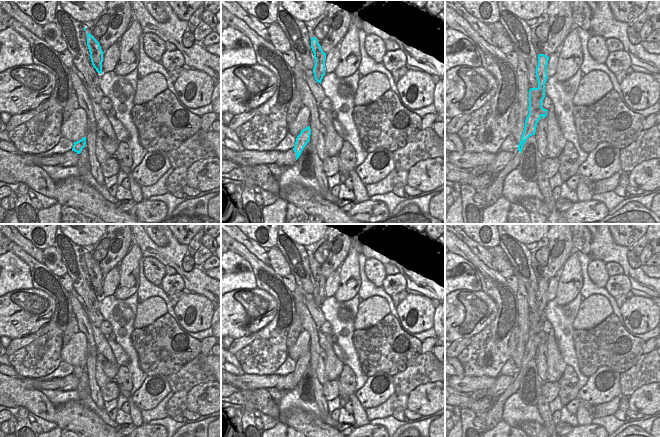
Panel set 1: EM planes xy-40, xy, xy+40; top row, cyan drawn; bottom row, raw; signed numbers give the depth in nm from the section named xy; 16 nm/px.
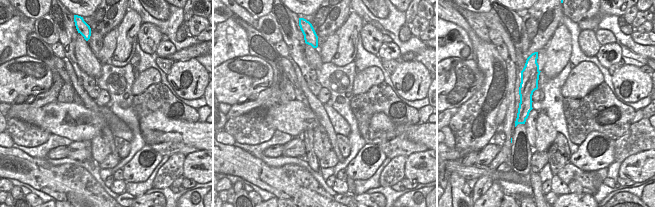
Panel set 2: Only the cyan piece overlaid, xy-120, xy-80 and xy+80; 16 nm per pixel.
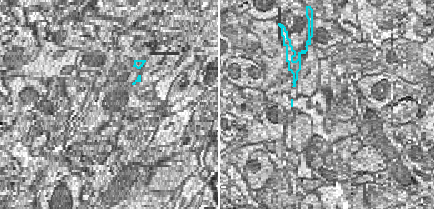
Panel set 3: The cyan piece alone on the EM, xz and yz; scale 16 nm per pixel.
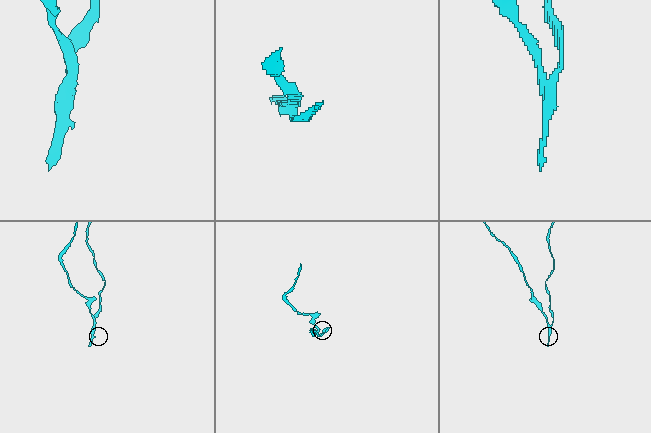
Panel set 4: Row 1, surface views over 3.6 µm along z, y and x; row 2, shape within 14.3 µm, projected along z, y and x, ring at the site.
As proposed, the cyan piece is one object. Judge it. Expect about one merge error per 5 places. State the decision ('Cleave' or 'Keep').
Cleave.

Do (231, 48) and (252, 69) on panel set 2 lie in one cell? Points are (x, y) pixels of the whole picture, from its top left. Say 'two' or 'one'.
two

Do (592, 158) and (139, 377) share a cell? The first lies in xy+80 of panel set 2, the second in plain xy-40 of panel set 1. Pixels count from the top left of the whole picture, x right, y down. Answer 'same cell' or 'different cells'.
different cells

